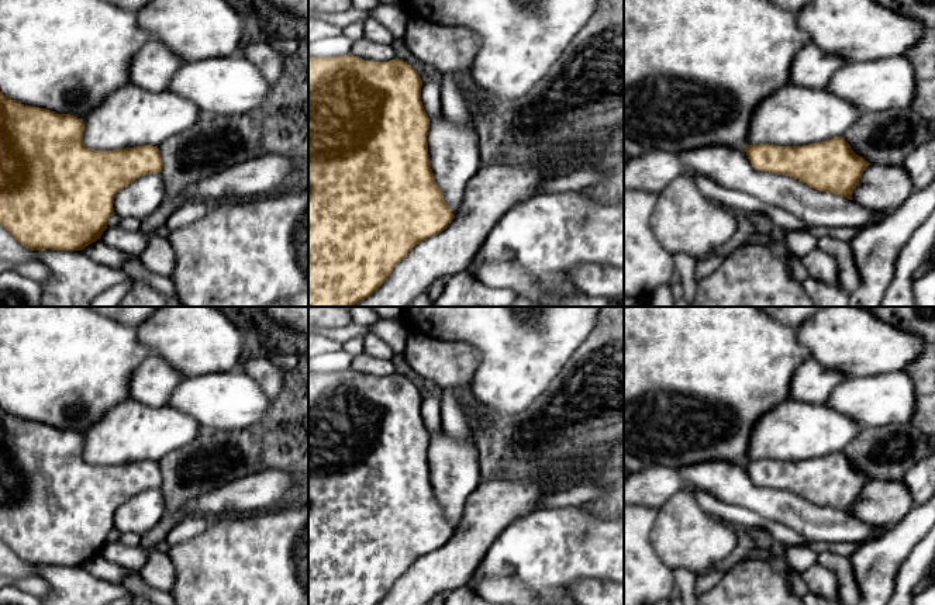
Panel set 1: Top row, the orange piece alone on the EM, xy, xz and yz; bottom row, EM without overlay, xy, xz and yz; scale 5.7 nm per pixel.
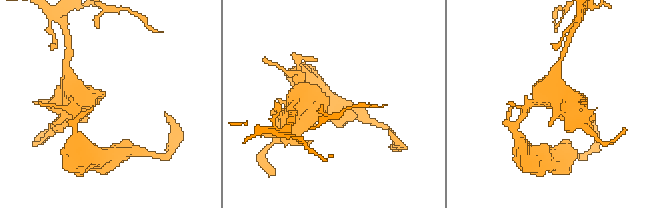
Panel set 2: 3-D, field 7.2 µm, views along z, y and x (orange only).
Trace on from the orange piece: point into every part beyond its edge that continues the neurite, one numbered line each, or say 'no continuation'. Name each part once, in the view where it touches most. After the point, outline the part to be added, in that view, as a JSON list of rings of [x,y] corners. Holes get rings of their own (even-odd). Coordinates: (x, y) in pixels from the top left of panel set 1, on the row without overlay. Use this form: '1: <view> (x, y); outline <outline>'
1: yz (727, 481); outline [[[713,460],[686,466],[679,471],[689,487],[780,522],[810,543],[862,544],[872,540],[879,528],[834,508],[818,507],[798,494],[760,487],[752,481],[745,464]]]

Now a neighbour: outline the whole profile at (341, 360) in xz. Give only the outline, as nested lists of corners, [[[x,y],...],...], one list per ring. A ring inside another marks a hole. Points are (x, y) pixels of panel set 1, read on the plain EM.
[[[344,350],[337,353],[325,353],[322,356],[314,356],[308,359],[308,371],[313,373],[338,373],[351,370],[353,356]]]

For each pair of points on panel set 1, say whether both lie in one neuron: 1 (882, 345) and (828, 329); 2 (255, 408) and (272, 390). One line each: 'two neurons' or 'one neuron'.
1: one neuron
2: two neurons

